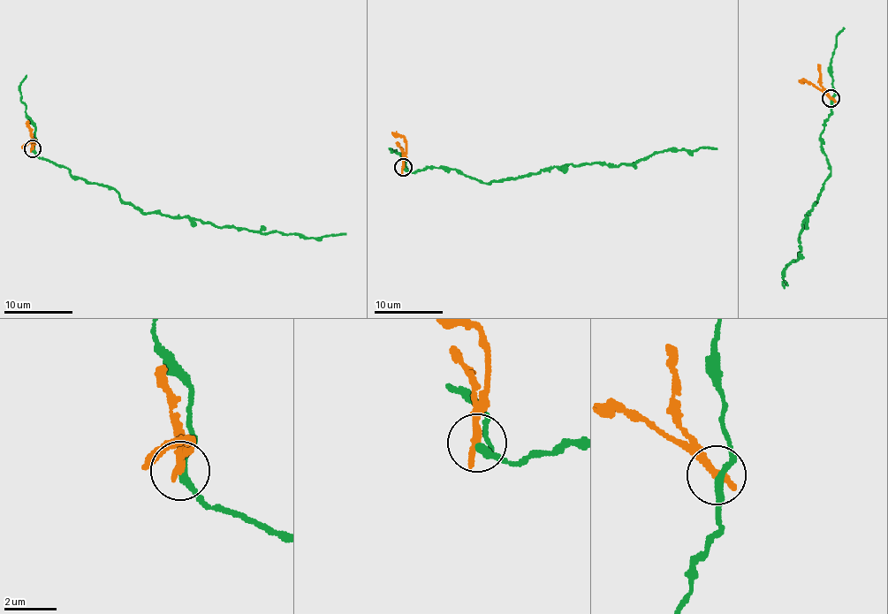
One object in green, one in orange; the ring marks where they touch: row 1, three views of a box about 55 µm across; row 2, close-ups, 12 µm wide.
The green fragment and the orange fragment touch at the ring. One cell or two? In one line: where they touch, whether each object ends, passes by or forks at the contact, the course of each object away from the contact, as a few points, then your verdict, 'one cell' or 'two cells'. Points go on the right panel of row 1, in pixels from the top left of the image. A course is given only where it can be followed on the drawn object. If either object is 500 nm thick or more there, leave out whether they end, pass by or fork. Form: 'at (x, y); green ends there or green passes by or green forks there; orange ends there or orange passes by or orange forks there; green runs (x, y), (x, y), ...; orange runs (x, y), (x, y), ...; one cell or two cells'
at (831, 98); green passes by; orange ends there; green runs (831, 99), (832, 111), (820, 139), (831, 172), (799, 235), (796, 261), (785, 267), (785, 287); orange runs (831, 99), (806, 81), (799, 82); two cells

